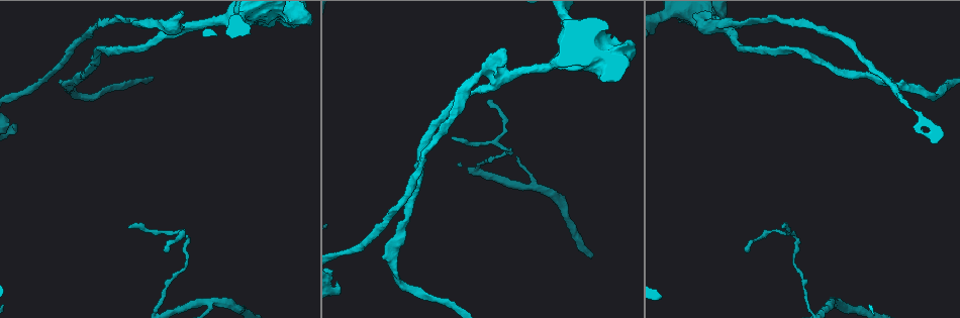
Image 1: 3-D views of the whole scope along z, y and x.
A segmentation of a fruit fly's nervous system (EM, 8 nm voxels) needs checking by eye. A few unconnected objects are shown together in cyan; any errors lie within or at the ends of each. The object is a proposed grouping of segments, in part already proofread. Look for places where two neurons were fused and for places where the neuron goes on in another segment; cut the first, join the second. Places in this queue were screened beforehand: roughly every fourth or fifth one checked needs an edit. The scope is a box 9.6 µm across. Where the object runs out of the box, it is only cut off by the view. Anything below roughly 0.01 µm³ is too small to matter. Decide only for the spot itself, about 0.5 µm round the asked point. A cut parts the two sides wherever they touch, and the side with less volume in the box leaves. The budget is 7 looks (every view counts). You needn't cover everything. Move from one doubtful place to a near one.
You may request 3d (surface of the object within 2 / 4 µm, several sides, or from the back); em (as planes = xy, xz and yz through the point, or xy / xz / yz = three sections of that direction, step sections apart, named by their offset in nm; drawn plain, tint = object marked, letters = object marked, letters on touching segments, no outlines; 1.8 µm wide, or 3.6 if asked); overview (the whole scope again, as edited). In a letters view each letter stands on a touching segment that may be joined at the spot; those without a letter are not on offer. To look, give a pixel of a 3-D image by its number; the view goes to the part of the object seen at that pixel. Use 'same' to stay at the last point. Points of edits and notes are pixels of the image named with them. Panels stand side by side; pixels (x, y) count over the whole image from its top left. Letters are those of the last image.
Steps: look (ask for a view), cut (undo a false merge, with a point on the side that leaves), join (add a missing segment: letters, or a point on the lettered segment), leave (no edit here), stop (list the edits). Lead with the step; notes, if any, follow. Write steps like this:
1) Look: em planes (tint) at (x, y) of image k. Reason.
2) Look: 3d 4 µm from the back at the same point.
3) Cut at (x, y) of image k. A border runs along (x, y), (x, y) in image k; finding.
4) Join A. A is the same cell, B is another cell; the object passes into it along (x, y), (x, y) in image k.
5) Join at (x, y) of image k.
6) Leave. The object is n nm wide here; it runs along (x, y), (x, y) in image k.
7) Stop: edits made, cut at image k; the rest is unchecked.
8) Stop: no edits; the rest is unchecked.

Look: 3d 4 µm from the back at (16, 126) of image 1. An open end.

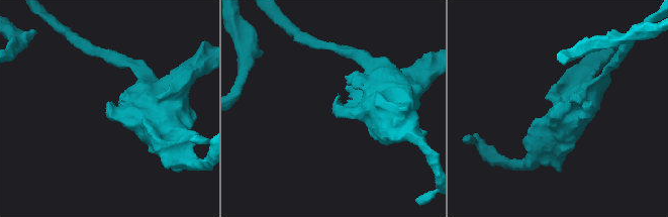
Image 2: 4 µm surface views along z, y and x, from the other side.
Look: em planes (plain) at (109, 103) of image 2.

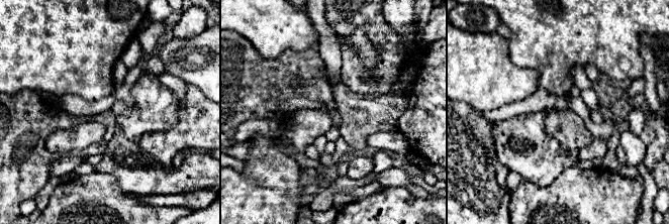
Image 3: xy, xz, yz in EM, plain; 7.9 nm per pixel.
Look: em planes (letters) at the same point. What lies round it.

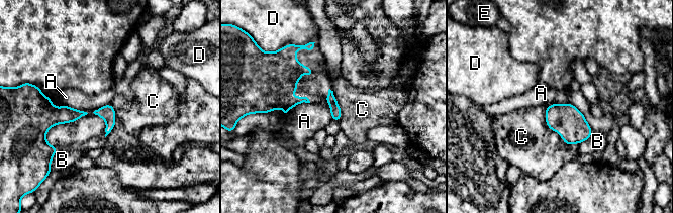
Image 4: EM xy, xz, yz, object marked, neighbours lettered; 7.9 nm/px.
Leave. A, B, C, D and E are other cells; a border runs along (63, 104), (87, 113) in image 4; none of them fits.

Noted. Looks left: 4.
Look: em xz step 8 (tint) at (502, 77) of image 1. Four or more arms meet.

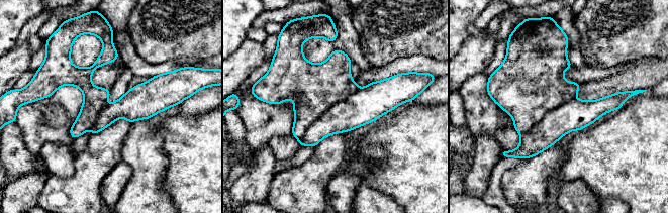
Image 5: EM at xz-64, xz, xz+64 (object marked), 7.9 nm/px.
Look: em planes (letters) at the same point.

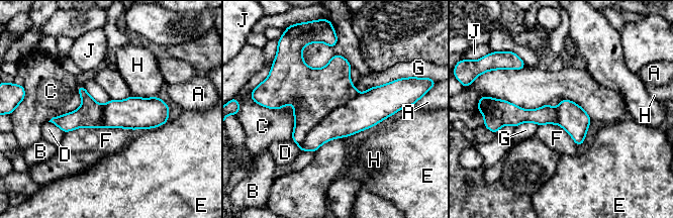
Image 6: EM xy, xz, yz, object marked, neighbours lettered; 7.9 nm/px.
Cut at (315, 93) of image 6. A, B, C, D, E, F, G, H and J are other cells; a border runs along (358, 93), (327, 113), (299, 144) in image 6; two neurons meet here.

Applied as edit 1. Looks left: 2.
Look: em planes (tint) at (532, 186) of image 1. Thin neck.

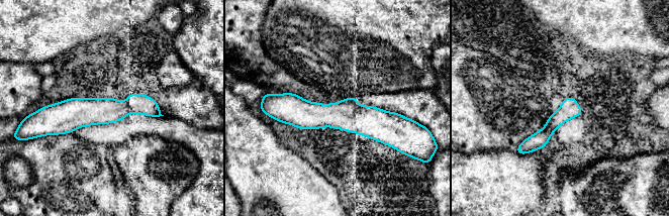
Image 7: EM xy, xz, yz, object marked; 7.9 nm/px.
Look: em planes (letters) at the same point. What lies round it.

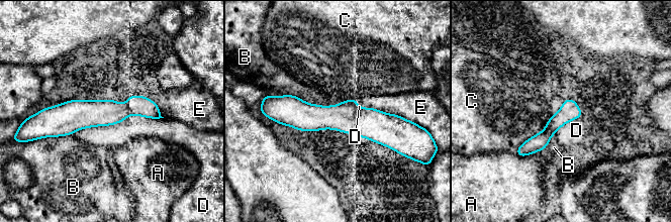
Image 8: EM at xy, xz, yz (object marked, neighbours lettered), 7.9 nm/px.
Leave. The object is 150 nm wide here; A, B, C, D and E are other cells; it runs along (277, 108), (306, 117), (398, 118) in image 8; one neuron here.

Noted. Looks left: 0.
Stop: edits made, cut at image 6; the rest is unchecked.

